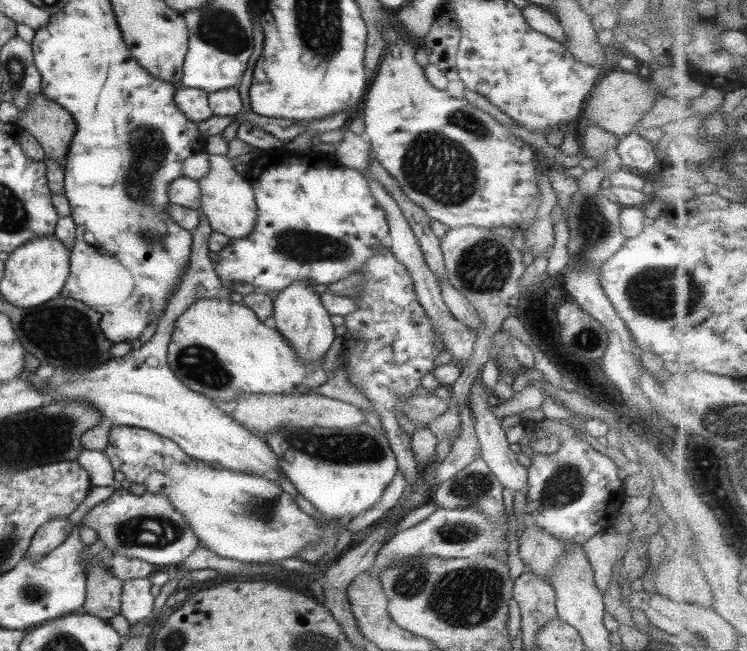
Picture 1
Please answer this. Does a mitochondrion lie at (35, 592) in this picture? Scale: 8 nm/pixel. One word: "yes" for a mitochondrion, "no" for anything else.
yes

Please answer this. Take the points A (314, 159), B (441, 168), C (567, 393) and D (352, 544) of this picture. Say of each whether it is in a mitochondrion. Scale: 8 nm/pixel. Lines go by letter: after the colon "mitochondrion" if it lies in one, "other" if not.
A: other
B: mitochondrion
C: other
D: other

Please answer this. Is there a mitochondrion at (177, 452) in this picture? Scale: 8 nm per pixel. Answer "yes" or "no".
no

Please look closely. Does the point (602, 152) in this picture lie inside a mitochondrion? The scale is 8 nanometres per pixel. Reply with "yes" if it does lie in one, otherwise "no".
yes

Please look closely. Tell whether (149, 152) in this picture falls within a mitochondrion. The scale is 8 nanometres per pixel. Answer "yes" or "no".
yes

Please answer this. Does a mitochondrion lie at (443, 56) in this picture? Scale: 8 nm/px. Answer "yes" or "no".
no

